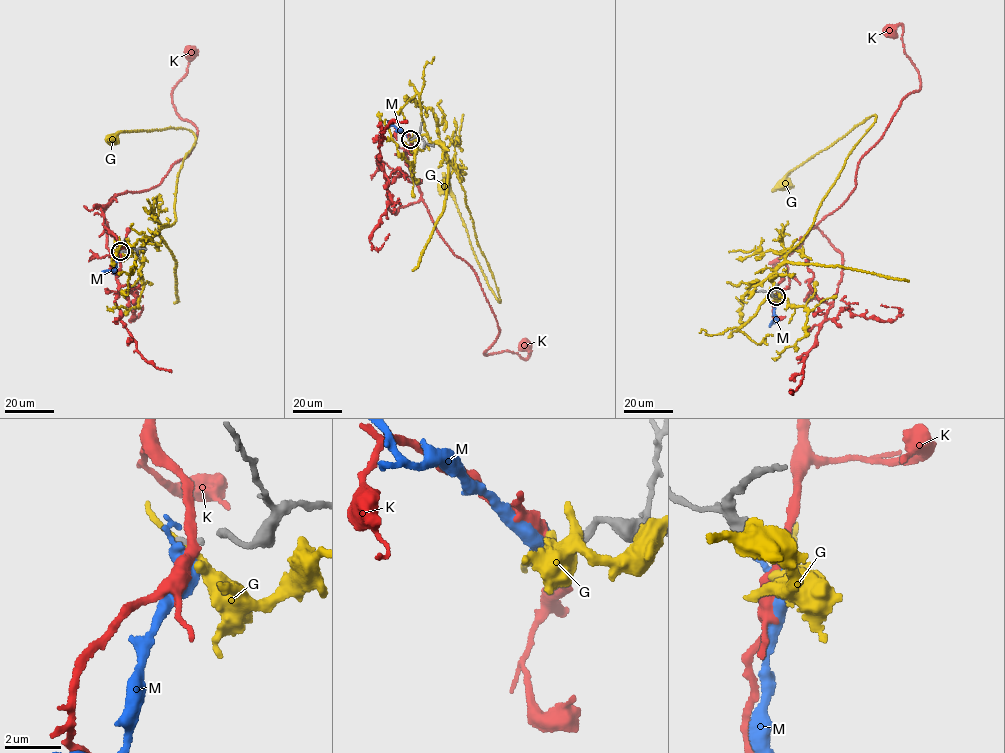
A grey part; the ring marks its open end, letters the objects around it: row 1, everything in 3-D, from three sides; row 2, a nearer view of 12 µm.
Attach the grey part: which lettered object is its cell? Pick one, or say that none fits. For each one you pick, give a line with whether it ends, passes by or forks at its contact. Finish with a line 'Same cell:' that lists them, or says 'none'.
Same cell: none

